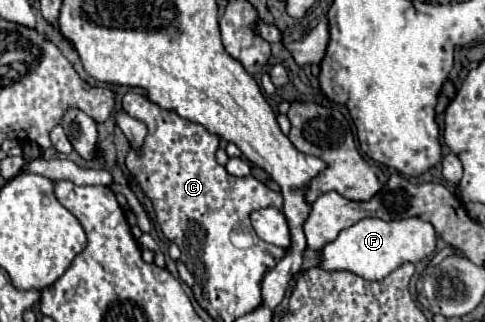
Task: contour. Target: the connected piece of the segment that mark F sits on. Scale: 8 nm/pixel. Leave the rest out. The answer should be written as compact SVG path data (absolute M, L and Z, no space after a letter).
M364 218L344 228L332 242L320 250L318 266L322 270L348 270L366 280L382 280L404 262L418 262L430 256L436 248L436 232L430 224L418 218L384 222L378 218Z

